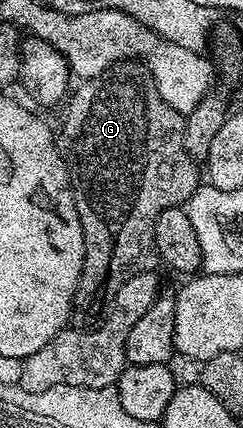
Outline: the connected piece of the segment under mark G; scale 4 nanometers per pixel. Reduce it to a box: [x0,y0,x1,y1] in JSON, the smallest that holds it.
[59,71,203,317]

